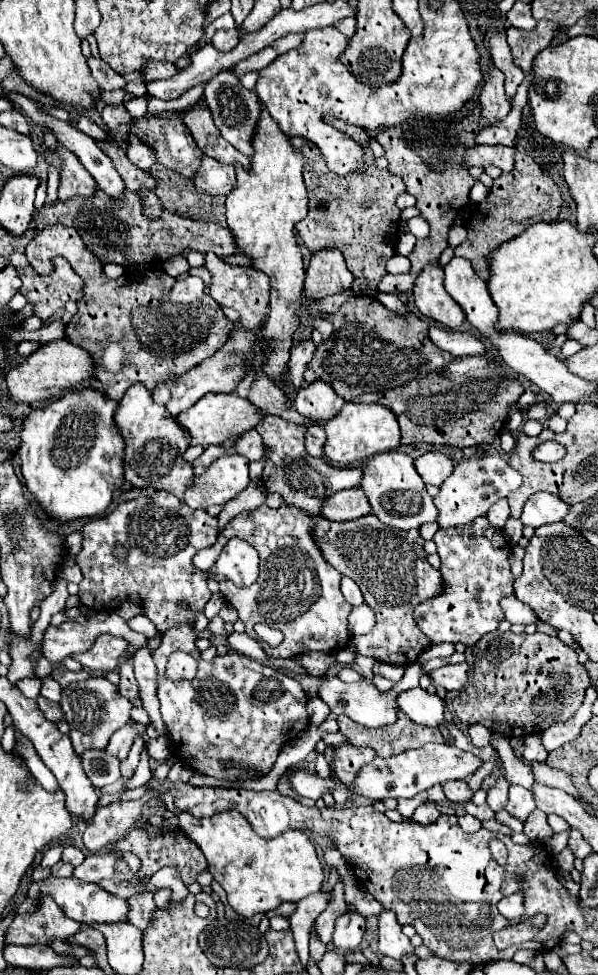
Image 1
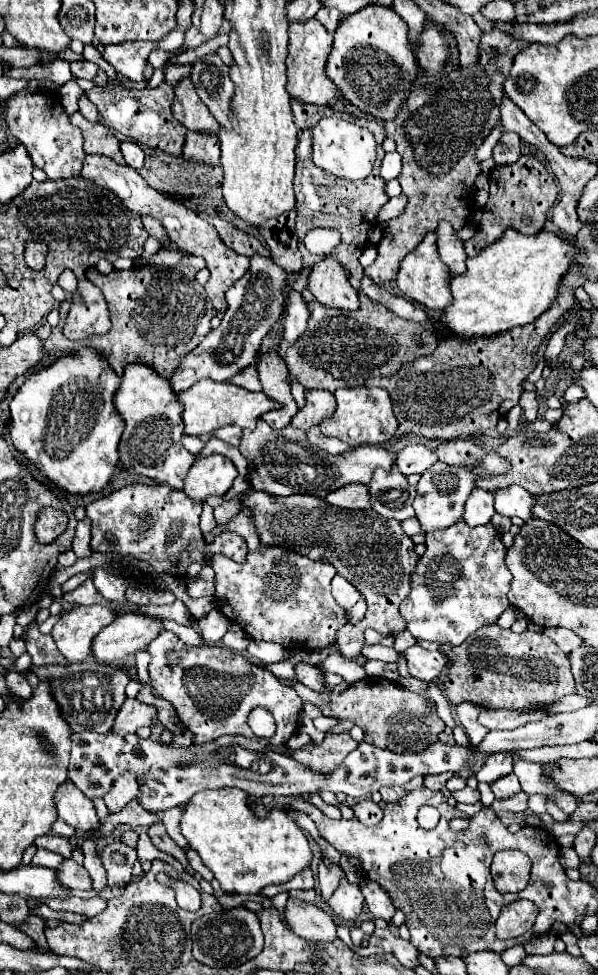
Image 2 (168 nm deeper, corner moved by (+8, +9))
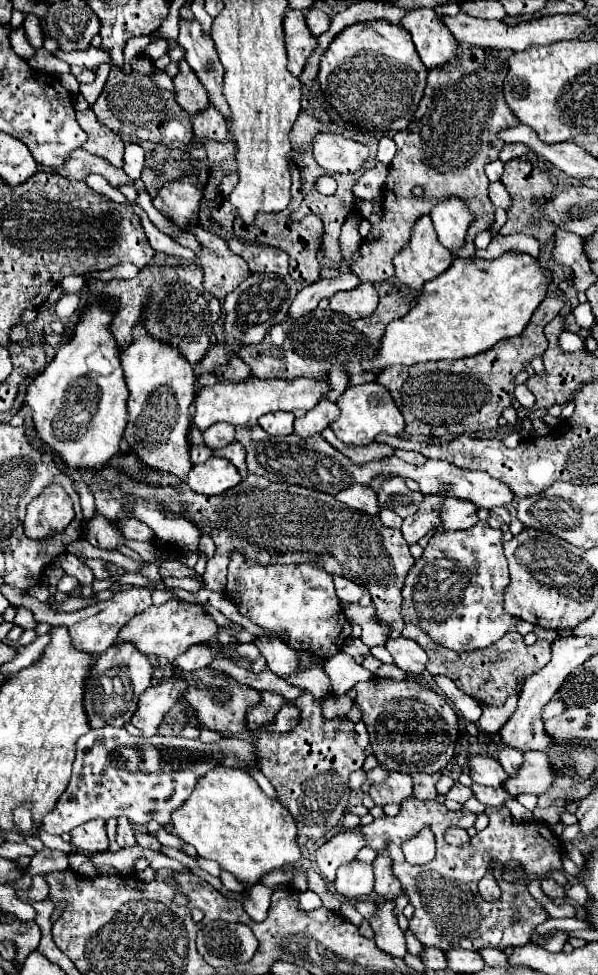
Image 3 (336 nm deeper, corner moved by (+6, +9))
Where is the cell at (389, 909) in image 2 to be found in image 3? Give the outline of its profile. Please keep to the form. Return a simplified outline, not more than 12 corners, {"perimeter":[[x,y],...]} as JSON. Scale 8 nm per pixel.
{"perimeter":[[387,848],[375,858],[375,892],[395,900],[401,884]]}

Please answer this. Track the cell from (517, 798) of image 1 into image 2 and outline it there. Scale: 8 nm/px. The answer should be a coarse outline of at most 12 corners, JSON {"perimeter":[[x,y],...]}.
{"perimeter":[[515,774],[495,780],[491,790],[497,798],[511,798],[521,792]]}

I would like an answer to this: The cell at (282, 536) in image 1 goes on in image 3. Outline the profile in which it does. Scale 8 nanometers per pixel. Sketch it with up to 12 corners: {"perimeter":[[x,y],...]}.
{"perimeter":[[243,564],[225,594],[291,648],[329,660],[351,636],[315,564]]}

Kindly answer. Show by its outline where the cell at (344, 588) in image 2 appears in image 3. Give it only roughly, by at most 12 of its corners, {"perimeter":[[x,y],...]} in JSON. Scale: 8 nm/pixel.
{"perimeter":[[333,576],[341,600],[355,604],[363,596],[359,584]]}

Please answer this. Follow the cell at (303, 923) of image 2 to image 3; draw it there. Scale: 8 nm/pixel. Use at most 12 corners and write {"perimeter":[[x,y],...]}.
{"perimeter":[[311,890],[299,892],[299,908],[313,910],[321,898]]}

